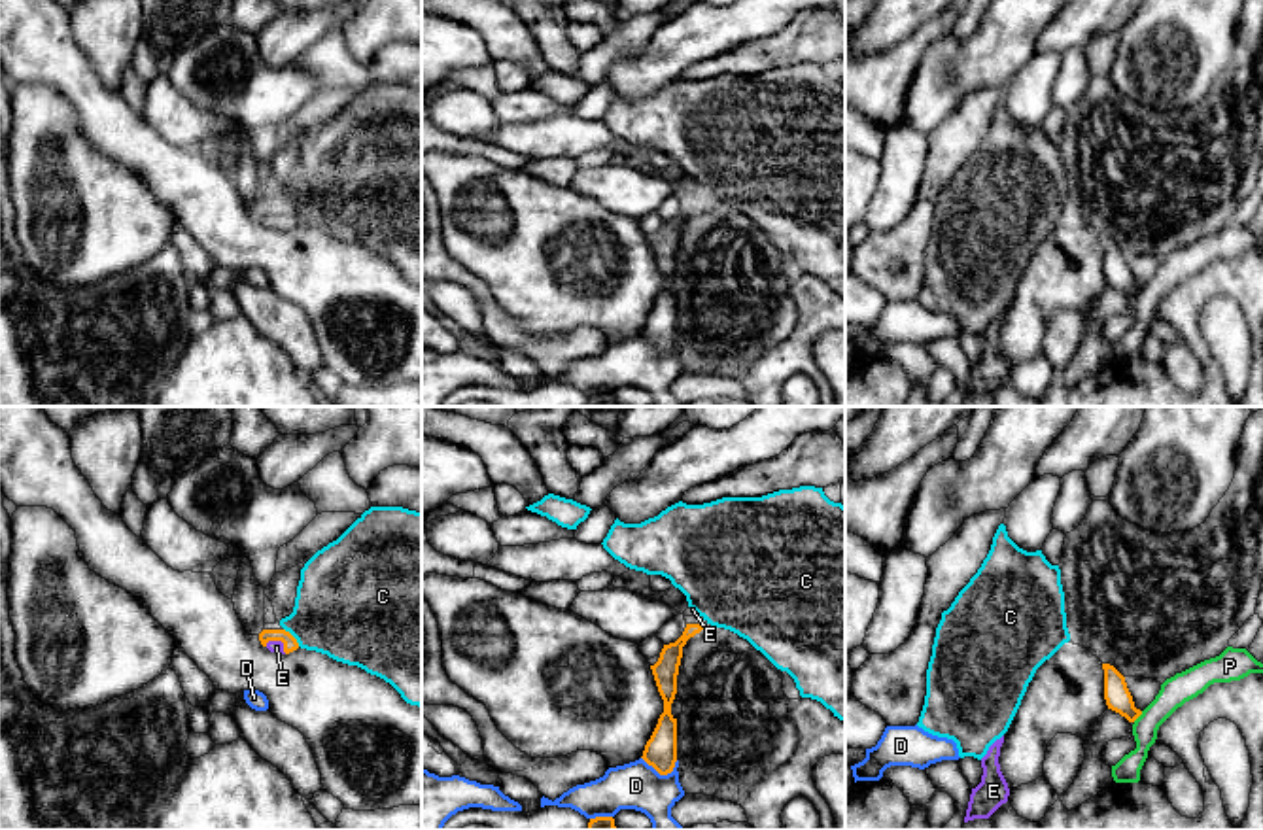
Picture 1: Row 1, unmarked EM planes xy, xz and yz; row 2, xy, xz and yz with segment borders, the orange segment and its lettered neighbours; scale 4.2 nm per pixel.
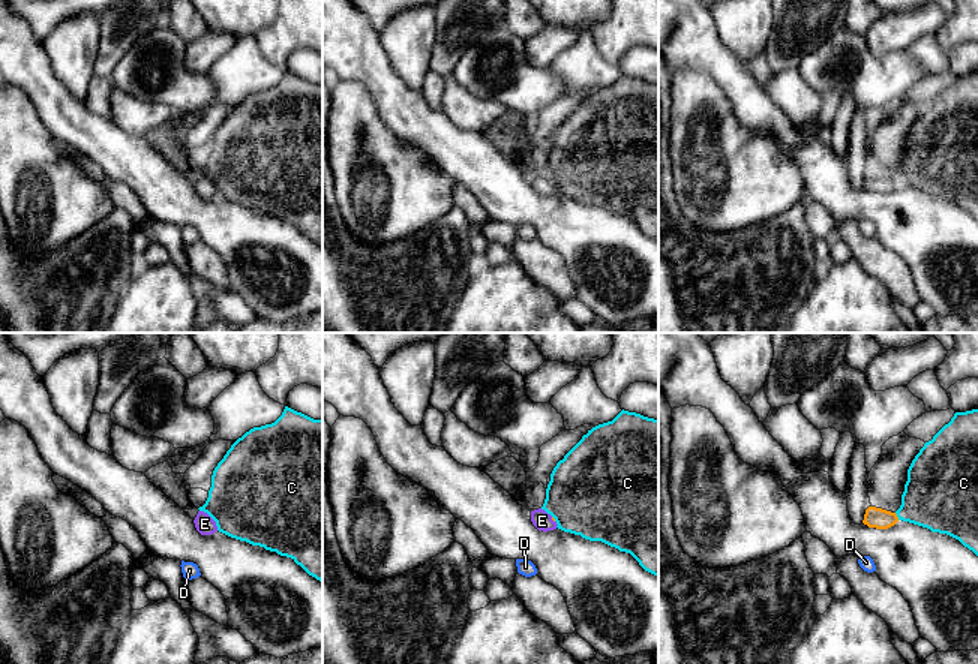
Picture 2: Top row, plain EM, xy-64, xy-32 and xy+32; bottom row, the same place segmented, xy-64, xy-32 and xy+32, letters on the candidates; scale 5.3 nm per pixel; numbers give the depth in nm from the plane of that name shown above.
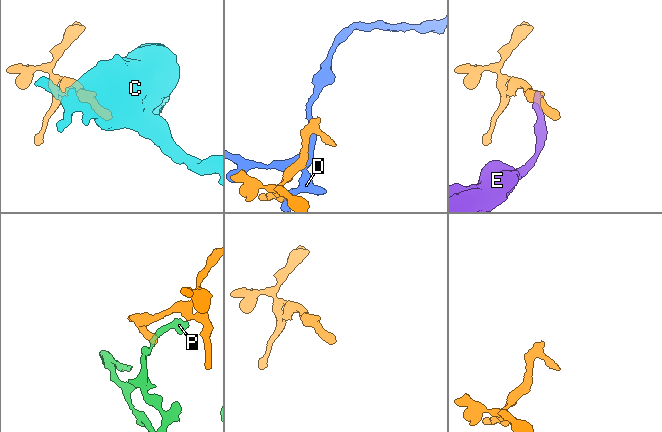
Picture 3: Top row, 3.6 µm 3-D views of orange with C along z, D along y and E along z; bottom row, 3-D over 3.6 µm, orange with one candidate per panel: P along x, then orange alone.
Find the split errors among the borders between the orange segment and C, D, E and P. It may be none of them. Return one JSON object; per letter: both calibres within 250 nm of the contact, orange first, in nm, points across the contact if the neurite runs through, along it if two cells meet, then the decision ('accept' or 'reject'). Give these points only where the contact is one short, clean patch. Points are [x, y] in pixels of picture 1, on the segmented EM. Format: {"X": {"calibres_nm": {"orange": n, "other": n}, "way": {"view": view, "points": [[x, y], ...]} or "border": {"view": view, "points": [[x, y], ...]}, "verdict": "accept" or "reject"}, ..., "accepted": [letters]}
{"C": {"calibres_nm": {"orange": 60, "other": 420}, "border": {"view": "xy", "points": [[284, 628], [299, 645]]}, "verdict": "reject"}, "D": {"calibres_nm": {"orange": 140, "other": 200}, "verdict": "reject"}, "E": {"calibres_nm": {"orange": 60, "other": 50}, "way": {"view": "xy", "points": [[290, 643], [278, 639], [276, 647]]}, "verdict": "accept"}, "P": {"calibres_nm": {"orange": 110, "other": 120}, "border": {"view": "yz", "points": [[1142, 711], [1133, 721]]}, "verdict": "reject"}, "accepted": ["E"]}

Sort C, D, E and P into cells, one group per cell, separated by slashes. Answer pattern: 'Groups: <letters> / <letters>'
Groups: C / D / E / P

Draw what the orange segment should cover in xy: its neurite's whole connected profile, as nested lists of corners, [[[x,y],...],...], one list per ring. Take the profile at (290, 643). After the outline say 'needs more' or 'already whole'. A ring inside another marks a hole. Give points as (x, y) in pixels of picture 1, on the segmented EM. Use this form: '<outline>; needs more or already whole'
[[[263,630],[259,641],[276,654],[289,654],[299,648],[297,639],[285,630]]]; needs more

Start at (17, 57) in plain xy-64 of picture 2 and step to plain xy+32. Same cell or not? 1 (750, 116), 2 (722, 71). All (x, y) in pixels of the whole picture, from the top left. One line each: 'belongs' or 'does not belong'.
1: belongs
2: belongs

